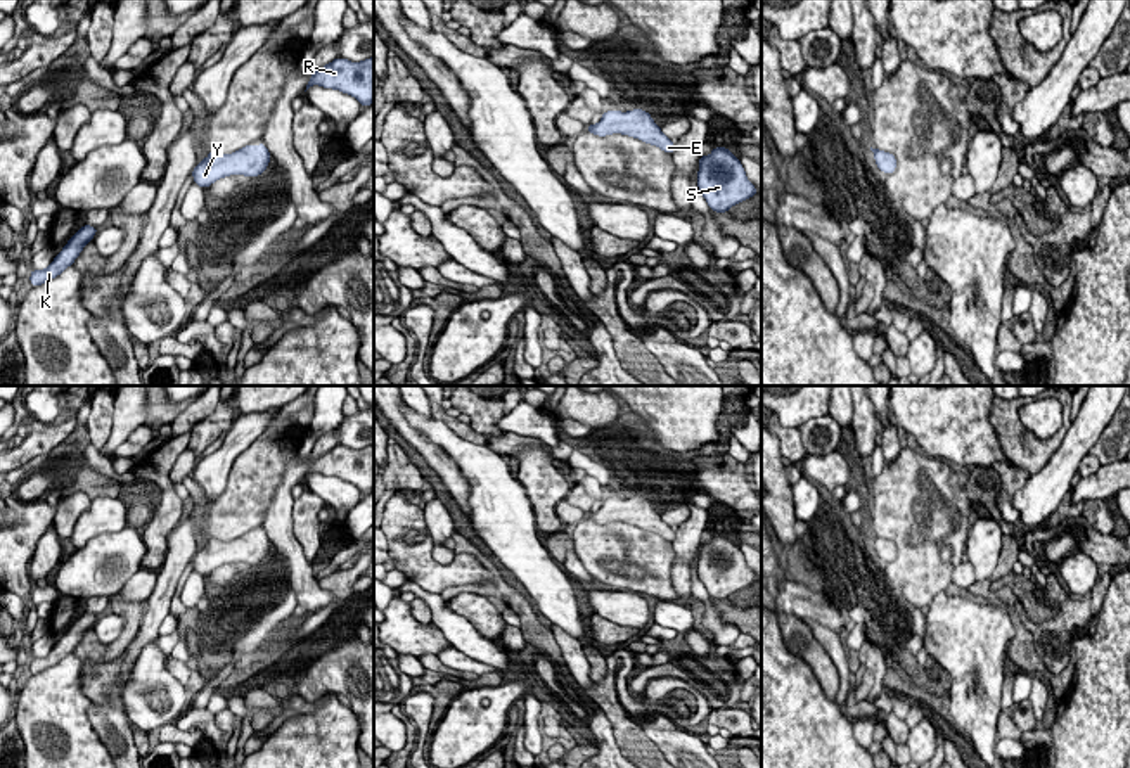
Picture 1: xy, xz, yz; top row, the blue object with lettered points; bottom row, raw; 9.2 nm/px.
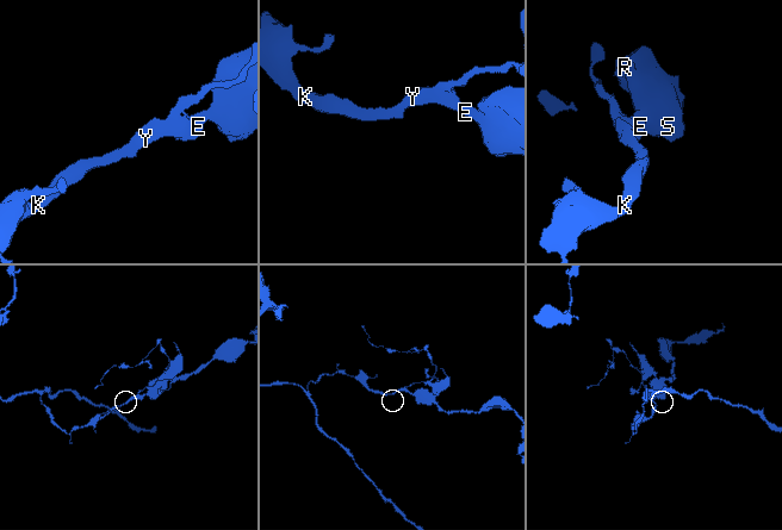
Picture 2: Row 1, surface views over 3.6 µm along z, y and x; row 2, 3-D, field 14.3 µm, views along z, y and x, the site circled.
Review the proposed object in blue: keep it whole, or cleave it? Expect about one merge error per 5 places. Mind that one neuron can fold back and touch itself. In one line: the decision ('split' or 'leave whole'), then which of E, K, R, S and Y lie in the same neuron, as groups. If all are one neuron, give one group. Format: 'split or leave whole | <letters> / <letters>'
leave whole | E K R S Y

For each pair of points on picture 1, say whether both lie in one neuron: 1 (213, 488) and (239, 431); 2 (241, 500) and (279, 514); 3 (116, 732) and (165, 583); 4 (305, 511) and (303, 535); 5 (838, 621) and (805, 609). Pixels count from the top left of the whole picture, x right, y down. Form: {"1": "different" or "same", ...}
{"1": "same", "2": "different", "3": "same", "4": "same", "5": "same"}

